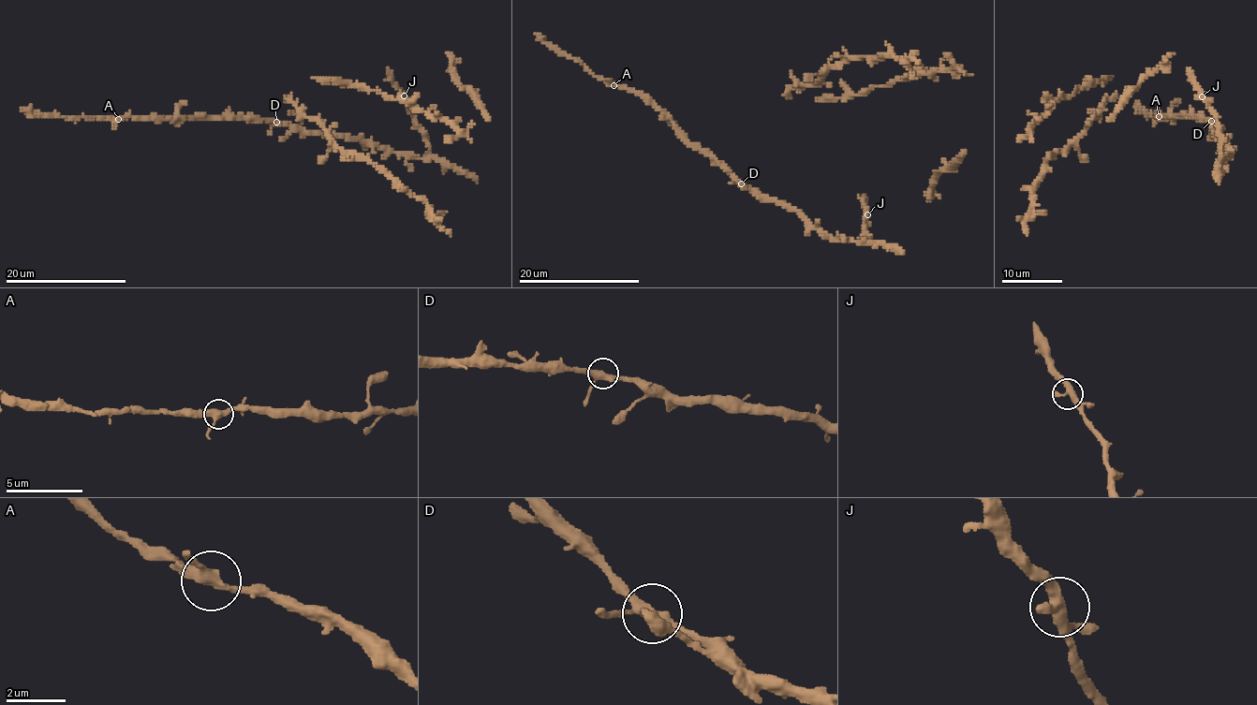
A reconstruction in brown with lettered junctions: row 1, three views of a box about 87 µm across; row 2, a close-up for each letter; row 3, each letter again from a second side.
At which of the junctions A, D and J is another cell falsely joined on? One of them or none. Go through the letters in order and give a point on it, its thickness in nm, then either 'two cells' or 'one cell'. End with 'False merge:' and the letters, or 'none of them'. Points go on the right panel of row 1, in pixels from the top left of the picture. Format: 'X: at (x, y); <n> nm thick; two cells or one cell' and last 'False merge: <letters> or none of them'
A: at (1159, 116); 340 nm thick; one cell
D: at (1211, 121); 320 nm thick; one cell
J: at (1202, 96); 320 nm thick; one cell
False merge: none of them

